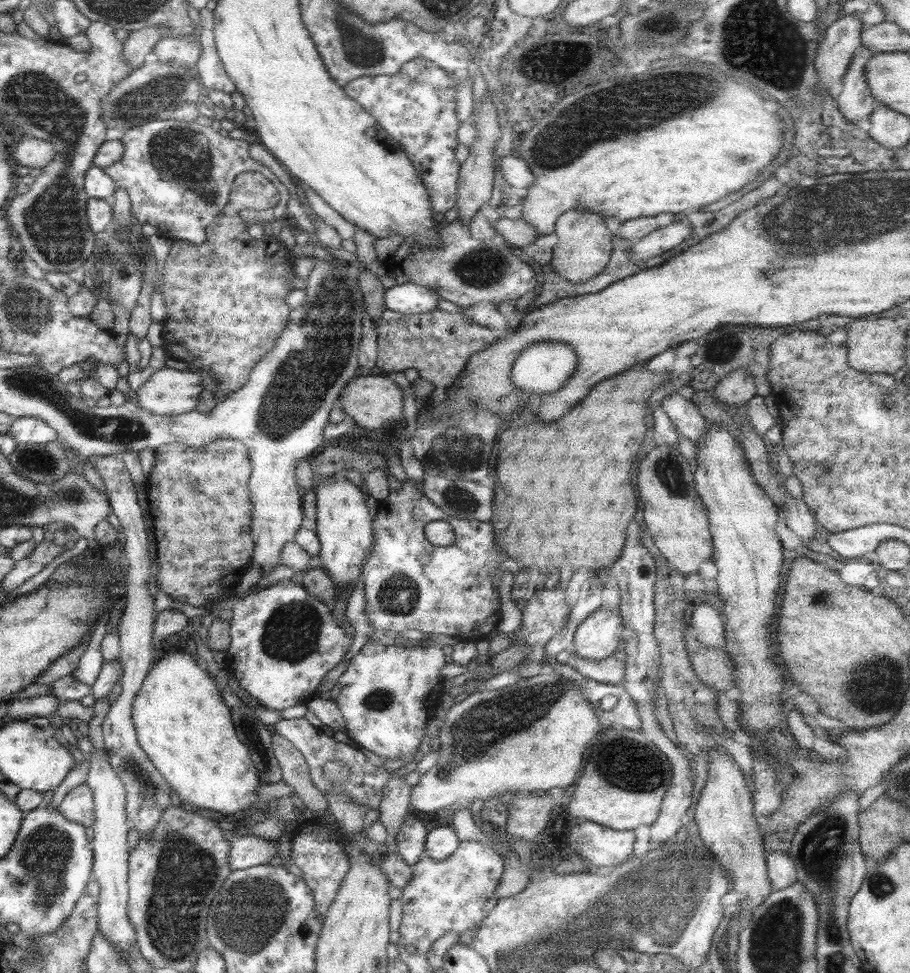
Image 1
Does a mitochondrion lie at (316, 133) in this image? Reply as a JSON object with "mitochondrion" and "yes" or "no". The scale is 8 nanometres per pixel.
{"mitochondrion":"no"}

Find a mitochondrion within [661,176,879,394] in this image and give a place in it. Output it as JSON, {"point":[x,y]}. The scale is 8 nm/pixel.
{"point":[723,351]}

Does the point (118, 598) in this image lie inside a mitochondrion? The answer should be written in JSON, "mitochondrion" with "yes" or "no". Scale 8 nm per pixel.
{"mitochondrion":"no"}

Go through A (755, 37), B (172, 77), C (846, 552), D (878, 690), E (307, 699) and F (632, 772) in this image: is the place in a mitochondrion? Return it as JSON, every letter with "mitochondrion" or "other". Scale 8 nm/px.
{"A":"mitochondrion","B":"mitochondrion","C":"other","D":"mitochondrion","E":"other","F":"mitochondrion"}

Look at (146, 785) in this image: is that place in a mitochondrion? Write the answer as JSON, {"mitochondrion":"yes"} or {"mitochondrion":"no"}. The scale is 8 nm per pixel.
{"mitochondrion":"yes"}

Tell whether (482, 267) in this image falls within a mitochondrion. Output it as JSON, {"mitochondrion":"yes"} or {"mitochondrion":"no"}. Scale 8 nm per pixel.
{"mitochondrion":"yes"}

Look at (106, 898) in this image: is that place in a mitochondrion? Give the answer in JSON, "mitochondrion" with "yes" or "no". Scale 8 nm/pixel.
{"mitochondrion":"no"}

